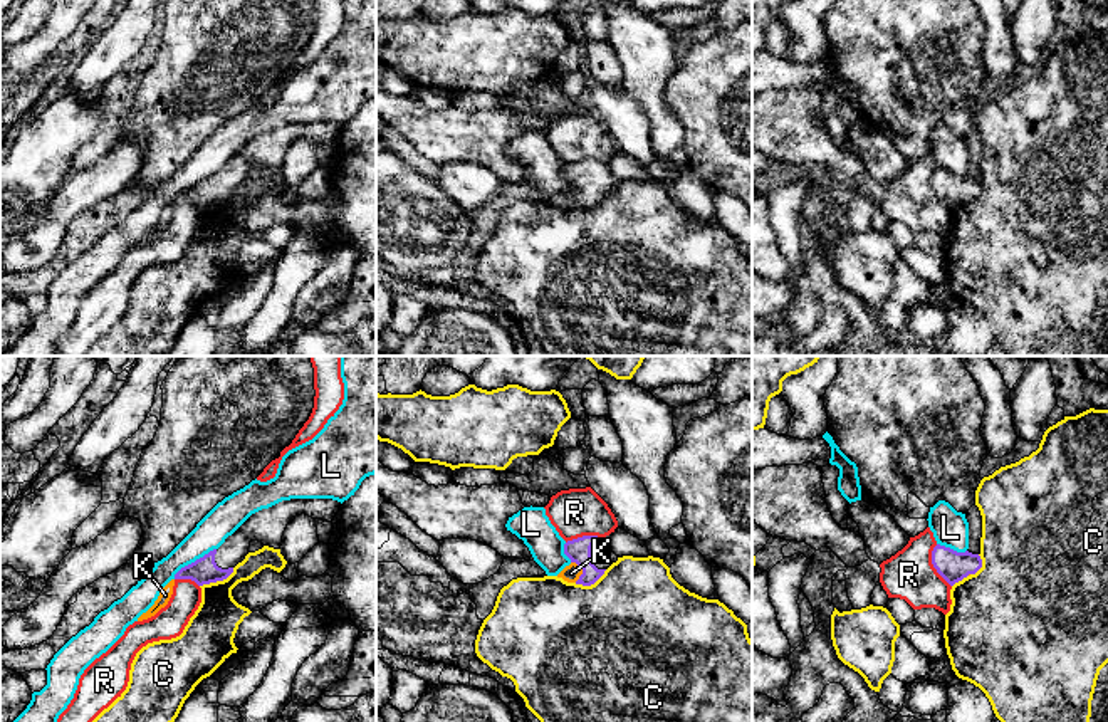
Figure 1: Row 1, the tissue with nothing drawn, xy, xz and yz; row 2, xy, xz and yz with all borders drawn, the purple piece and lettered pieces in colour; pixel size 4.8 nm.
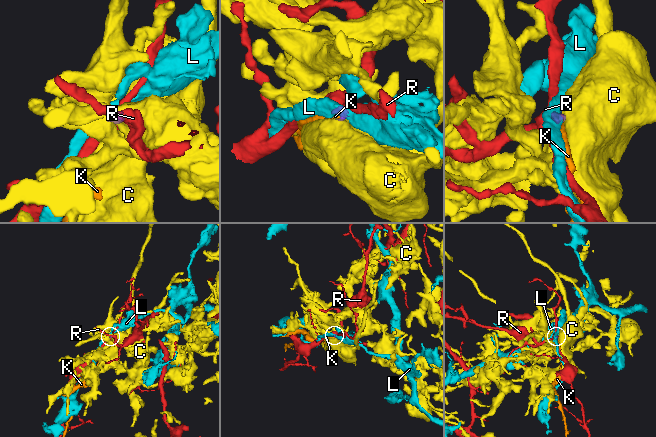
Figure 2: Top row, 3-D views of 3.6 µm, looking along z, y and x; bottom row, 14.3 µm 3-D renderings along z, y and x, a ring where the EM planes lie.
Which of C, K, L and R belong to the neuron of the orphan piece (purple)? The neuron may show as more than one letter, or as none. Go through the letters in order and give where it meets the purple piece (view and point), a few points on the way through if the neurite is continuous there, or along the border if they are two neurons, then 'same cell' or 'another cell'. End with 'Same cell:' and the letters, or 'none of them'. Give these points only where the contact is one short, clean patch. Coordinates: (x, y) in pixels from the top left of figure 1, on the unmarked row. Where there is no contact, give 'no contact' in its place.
C: meets purple in xy at (217, 204); border along xy (234, 192), (225, 202), (200, 210); another cell
K: meets purple in xz at (583, 195); runs through xz (578, 173), (583, 195), (571, 197); same cell
L: meets purple in xy at (195, 185); border along xy (215, 172), (185, 188), (173, 202); another cell
R: meets purple in yz at (934, 190); border along yz (935, 168), (932, 190), (951, 210); another cell
Same cell: K

